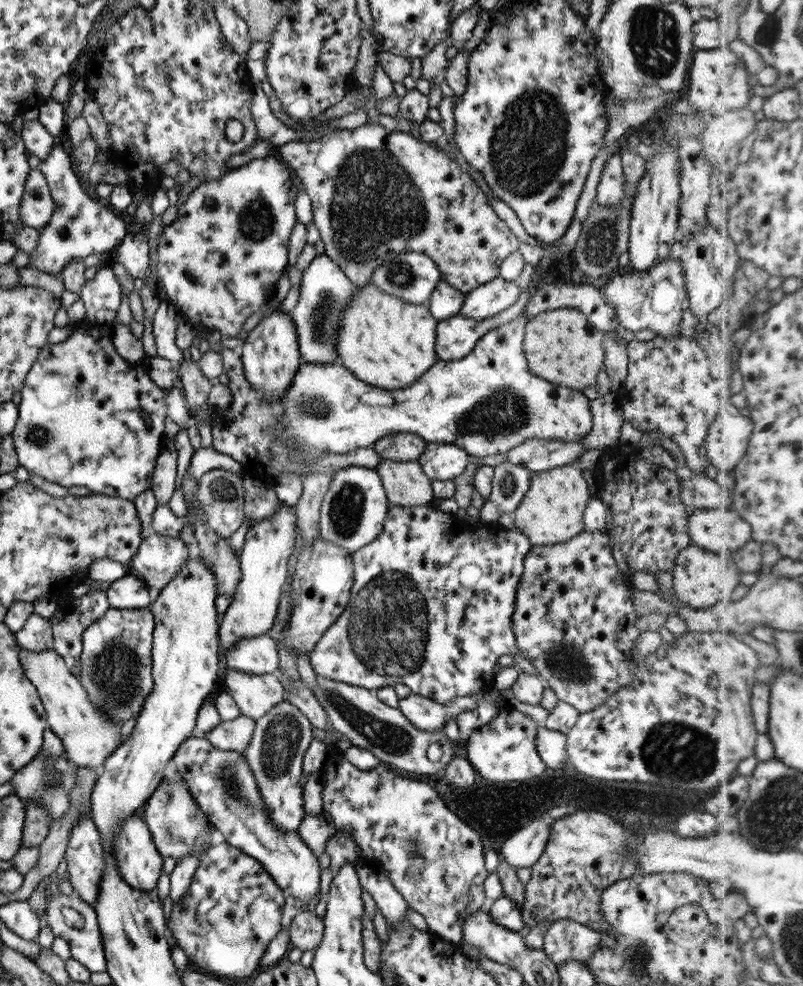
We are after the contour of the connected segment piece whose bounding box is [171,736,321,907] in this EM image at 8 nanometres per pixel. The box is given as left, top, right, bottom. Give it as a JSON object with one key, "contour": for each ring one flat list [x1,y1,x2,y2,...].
{"contour":[[191,736,183,740,180,748,176,750,171,766,177,767,177,772,187,784,196,804,204,812,210,824,222,832,228,844,235,846,241,852,260,862,284,894,299,898,310,907,316,898,319,899,321,871,319,858,316,854,312,854,312,849,297,832,281,832,273,824,273,820,265,812,265,804,258,790,252,769,247,761,242,759,240,752,218,750,208,739]]}

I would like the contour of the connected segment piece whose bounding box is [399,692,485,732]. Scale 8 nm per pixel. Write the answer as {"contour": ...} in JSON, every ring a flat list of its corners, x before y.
{"contour":[[485,692,453,698,446,706,442,706,443,704,424,695,410,693,406,698,400,699,399,710,416,729,426,732,443,731,446,722,458,717,464,710,477,710,478,699,484,695]]}

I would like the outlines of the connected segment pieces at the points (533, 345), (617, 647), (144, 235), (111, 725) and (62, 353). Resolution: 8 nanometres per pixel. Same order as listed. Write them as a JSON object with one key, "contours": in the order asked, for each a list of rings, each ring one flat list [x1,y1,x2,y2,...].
{"contours":[[[564,307,541,312,526,323,523,349,532,374,581,391,596,384,600,369,604,366,604,338,605,333,598,330,583,312]],[[586,530,577,534,574,538,566,542,552,543,551,545,533,545,526,555,523,574,517,587,515,600,515,610,512,616,513,631,516,640,516,648,520,656,530,660,534,668,540,672,543,682,548,682,548,686,557,694,559,700,572,704,579,714,586,714,600,706,611,694,614,694,619,688,628,686,633,681,637,666,642,657,637,658,634,654,636,640,640,637,640,630,635,627,638,622,638,615,634,609,634,588,632,582,628,580,618,569,616,560,611,552,611,540,606,531,588,532]],[[148,232,127,233,122,243,116,249,114,259,124,265,134,279,146,278,149,270]],[[19,648,19,657,24,674,37,688,46,712,47,727,62,740,65,756,76,767,88,767,100,771,112,751,122,744,120,725,108,719,98,706,89,701,87,692,68,669,63,658,53,649,44,652,28,652]],[[87,323,77,327,73,326,72,334,70,334,70,337,66,341,44,345,44,348,40,350,38,358,26,376,25,384,20,394,21,402,17,406,19,412,18,418,15,429,10,433,20,467,25,468,30,473,42,476,42,478,50,482,56,482,60,486,83,486,84,488,88,488,88,490,92,490,92,492,132,501,139,494,151,488,155,464,166,439,166,435,164,434,166,418,170,418,172,422,176,422,180,428,185,428,186,431,190,426,189,423,192,422,192,416,188,408,186,408,185,396,182,394,181,388,172,387,166,391,156,386,144,369,142,369,142,365,138,366,130,364,130,362,126,363,122,356,116,352,114,343,111,342,111,334,104,332,104,330,99,330,99,325,94,326]]]}

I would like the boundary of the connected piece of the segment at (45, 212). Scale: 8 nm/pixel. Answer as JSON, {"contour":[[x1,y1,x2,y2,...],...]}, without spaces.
{"contour":[[39,169,31,170,28,174,21,199,20,218,25,225,39,230,51,221,56,202,51,197,46,178]]}

